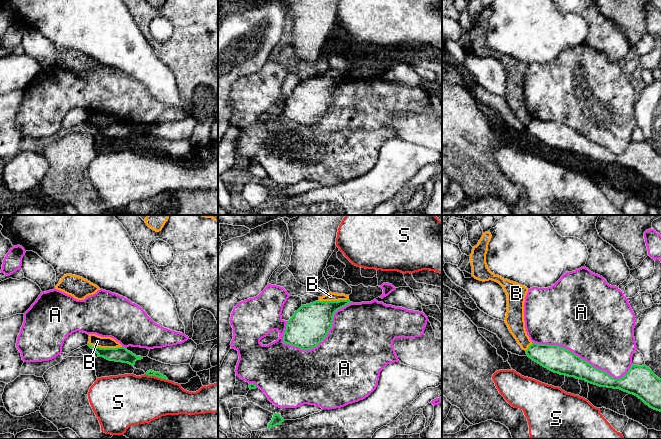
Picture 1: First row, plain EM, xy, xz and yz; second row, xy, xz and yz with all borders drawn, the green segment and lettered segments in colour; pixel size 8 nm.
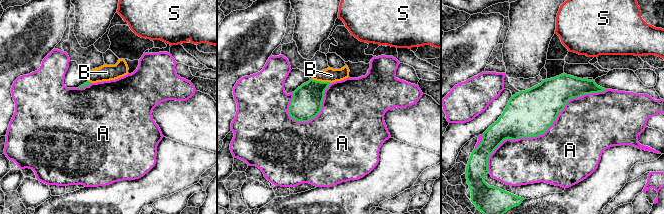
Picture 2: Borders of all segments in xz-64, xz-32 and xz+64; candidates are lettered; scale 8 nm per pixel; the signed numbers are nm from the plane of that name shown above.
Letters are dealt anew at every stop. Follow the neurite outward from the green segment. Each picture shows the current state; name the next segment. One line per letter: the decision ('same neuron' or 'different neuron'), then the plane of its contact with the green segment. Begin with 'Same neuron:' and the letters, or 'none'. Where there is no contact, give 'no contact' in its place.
Same neuron: none
A: different neuron; meets green in xz
B: different neuron; meets green in xy
S: different neuron; meets green in xy

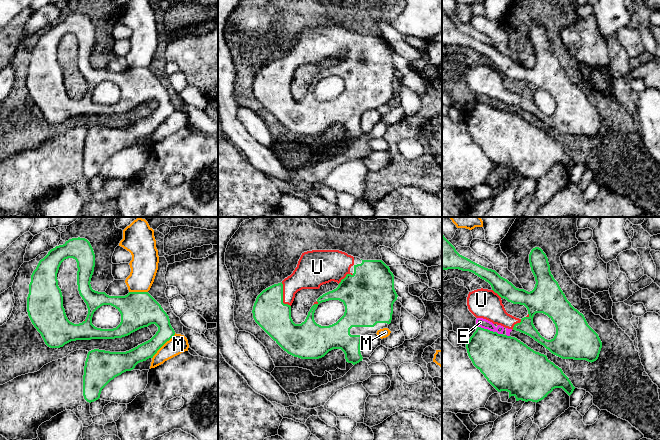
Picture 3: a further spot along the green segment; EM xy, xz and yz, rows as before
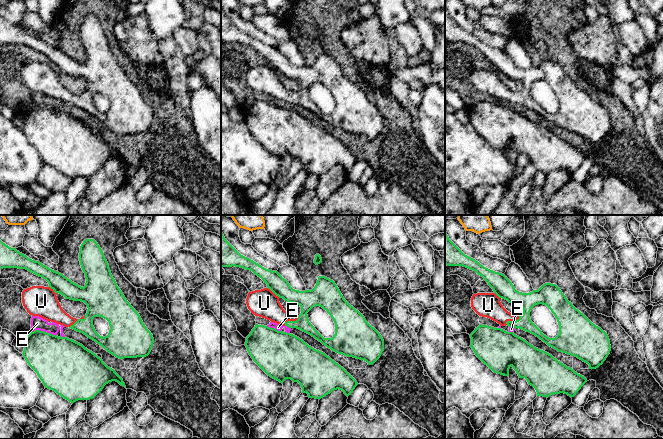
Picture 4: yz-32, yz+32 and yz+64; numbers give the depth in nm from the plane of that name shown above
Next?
Same neuron: U
E: different neuron; meets green in yz
M: different neuron; meets green in xy
U: same neuron; meets green in xz

